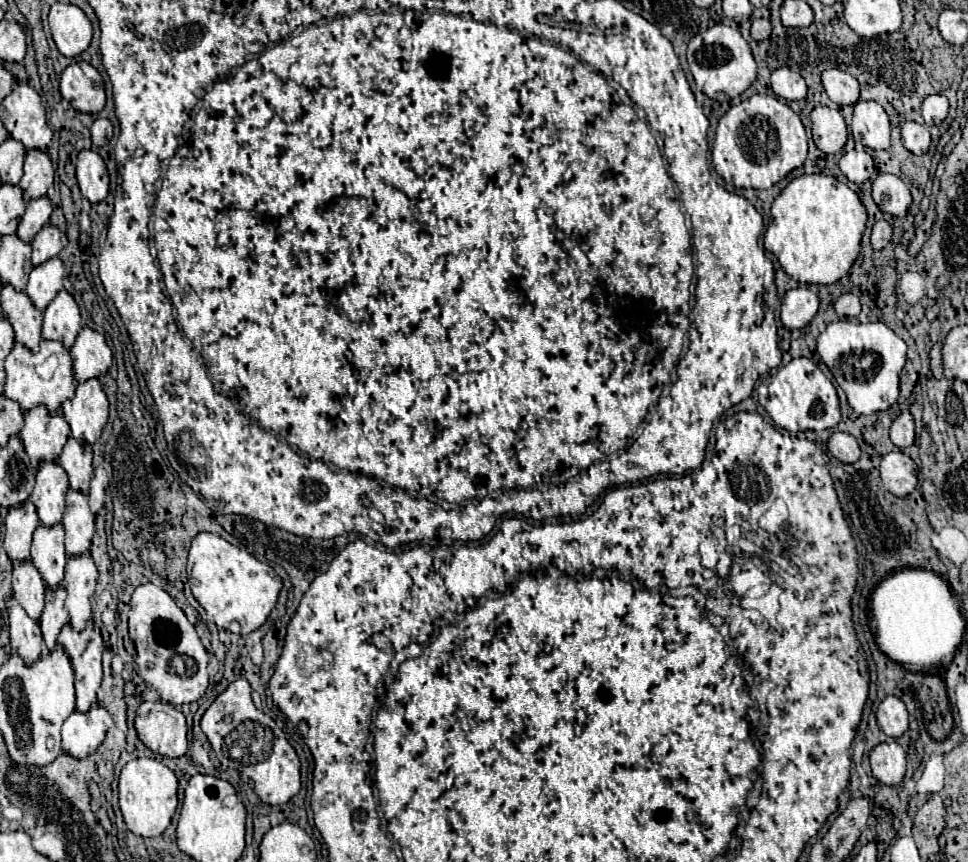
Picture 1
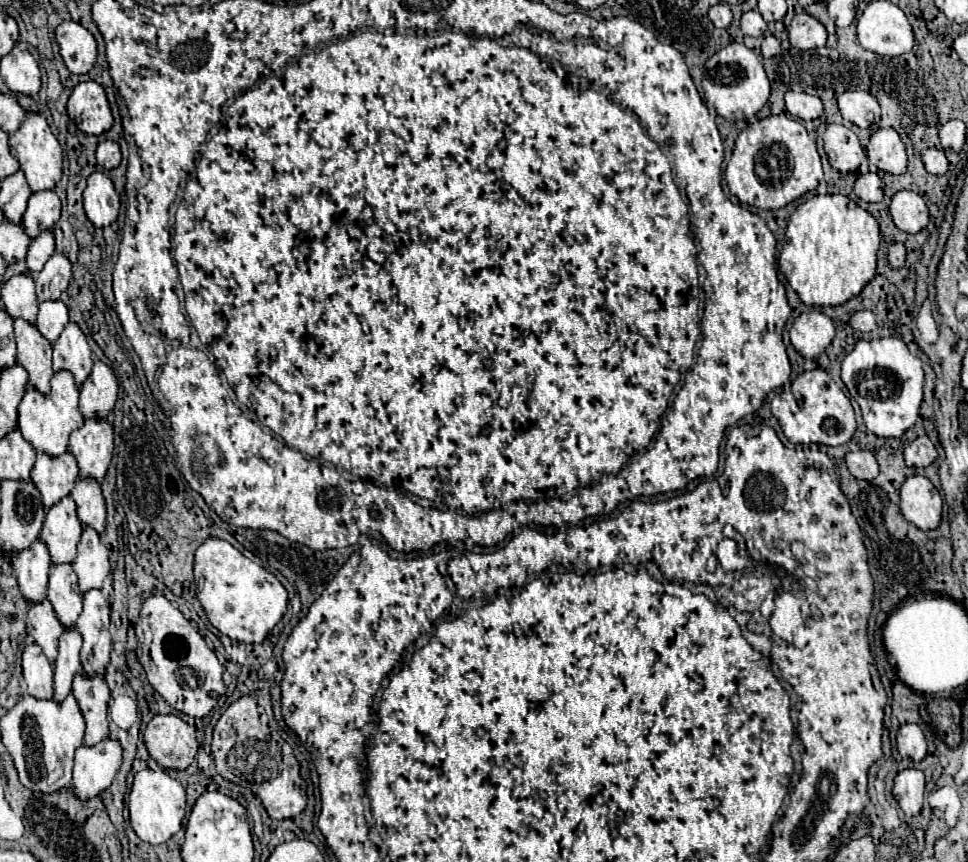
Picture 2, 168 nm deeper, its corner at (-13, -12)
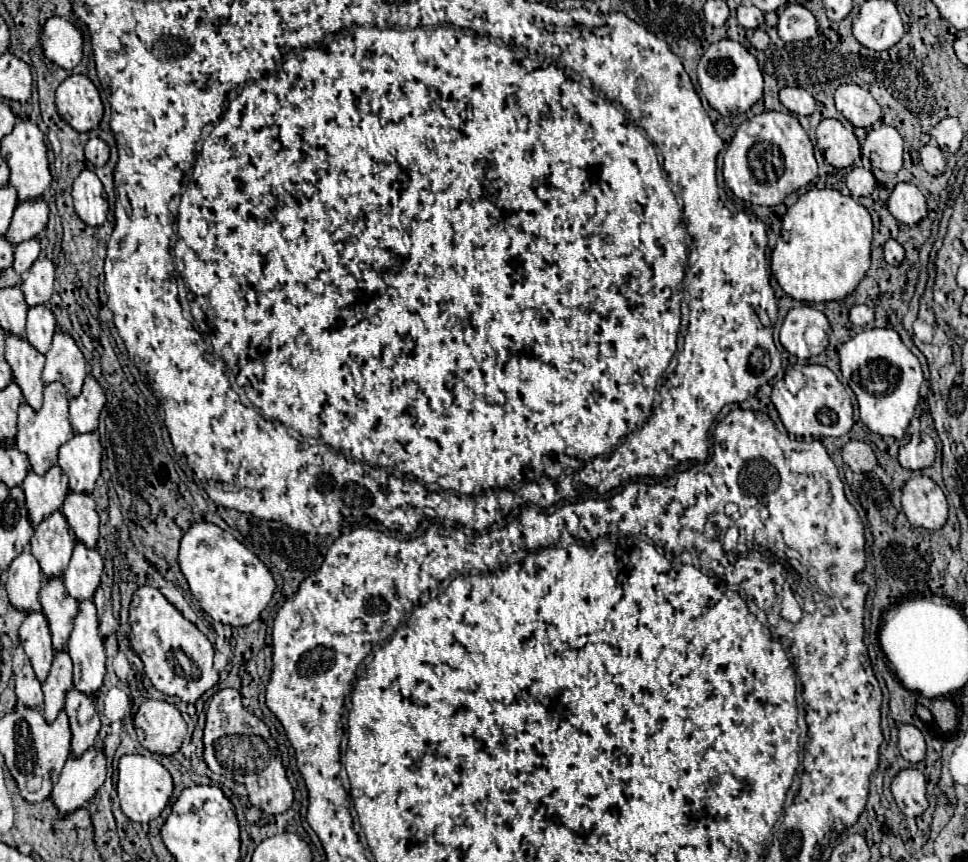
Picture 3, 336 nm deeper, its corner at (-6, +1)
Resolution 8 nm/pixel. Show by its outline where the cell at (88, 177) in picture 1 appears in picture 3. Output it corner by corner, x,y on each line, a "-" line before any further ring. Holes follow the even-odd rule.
83,169
77,175
71,195
73,195
73,203
75,203
75,213
79,215
79,219
85,225
101,227
107,221
109,205
105,199
103,185
93,171

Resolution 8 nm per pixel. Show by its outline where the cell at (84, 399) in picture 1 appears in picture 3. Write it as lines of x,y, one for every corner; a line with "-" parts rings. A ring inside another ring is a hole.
95,433
73,435
67,445
59,449
57,465
67,475
73,493
93,493
95,481
101,473
101,451

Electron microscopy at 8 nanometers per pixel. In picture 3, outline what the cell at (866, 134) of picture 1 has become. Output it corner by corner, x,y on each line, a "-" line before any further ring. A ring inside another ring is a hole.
889,125
869,129
863,149
871,153
873,167
885,173
897,173
903,167
903,139
899,137
897,129

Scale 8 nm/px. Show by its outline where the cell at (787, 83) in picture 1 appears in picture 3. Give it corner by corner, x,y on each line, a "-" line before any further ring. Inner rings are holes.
785,87
779,91
779,101
783,107
787,107
791,113
809,117
815,111
815,99
801,87

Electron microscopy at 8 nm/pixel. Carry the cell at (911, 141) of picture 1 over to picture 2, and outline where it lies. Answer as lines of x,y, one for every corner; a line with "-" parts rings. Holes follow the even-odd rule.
926,148
922,152
922,162
930,174
940,176
948,170
948,160
944,156
944,150
940,150
940,148

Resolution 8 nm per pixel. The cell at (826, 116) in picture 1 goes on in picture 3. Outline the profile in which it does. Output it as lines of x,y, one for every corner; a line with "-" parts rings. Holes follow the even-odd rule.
823,119
817,127
817,149
823,153
825,163
837,169
853,165
859,157
859,141
853,131
845,129
837,119

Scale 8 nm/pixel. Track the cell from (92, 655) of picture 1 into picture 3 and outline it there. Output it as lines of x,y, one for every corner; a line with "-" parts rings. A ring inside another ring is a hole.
71,689
71,693
67,693
65,713
69,717
71,735
73,735
69,755
77,759
95,745
99,733
99,715
95,711
93,697
87,697
77,689

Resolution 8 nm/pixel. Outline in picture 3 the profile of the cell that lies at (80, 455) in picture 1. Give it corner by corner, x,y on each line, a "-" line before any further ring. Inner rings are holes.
67,493
63,503
63,515
75,533
75,539
87,549
95,549
99,539
99,515
95,513
95,501
85,493

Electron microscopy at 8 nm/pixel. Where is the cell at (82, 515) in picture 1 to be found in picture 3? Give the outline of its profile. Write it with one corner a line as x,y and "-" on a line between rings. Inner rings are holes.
75,545
69,567
63,573
63,583
67,593
77,601
93,599
93,593
99,587
99,579
103,573
103,559
97,549
83,549
83,545

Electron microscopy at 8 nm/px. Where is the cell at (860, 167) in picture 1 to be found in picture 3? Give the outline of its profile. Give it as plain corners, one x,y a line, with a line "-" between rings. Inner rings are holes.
855,167
847,173
845,177
845,183
847,183
847,189
851,191
851,195
857,199
857,197
867,197
873,193
875,189
875,177
871,171
863,169
863,167

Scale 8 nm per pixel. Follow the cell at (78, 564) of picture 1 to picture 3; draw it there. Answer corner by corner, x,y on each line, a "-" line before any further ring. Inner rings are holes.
83,601
79,603
79,615
75,617
75,627
69,637
67,645
69,657
73,661
73,687
81,691
83,695
95,697
103,685
105,677
105,649
103,649
103,639
99,635
99,623
97,623
97,609
93,601

